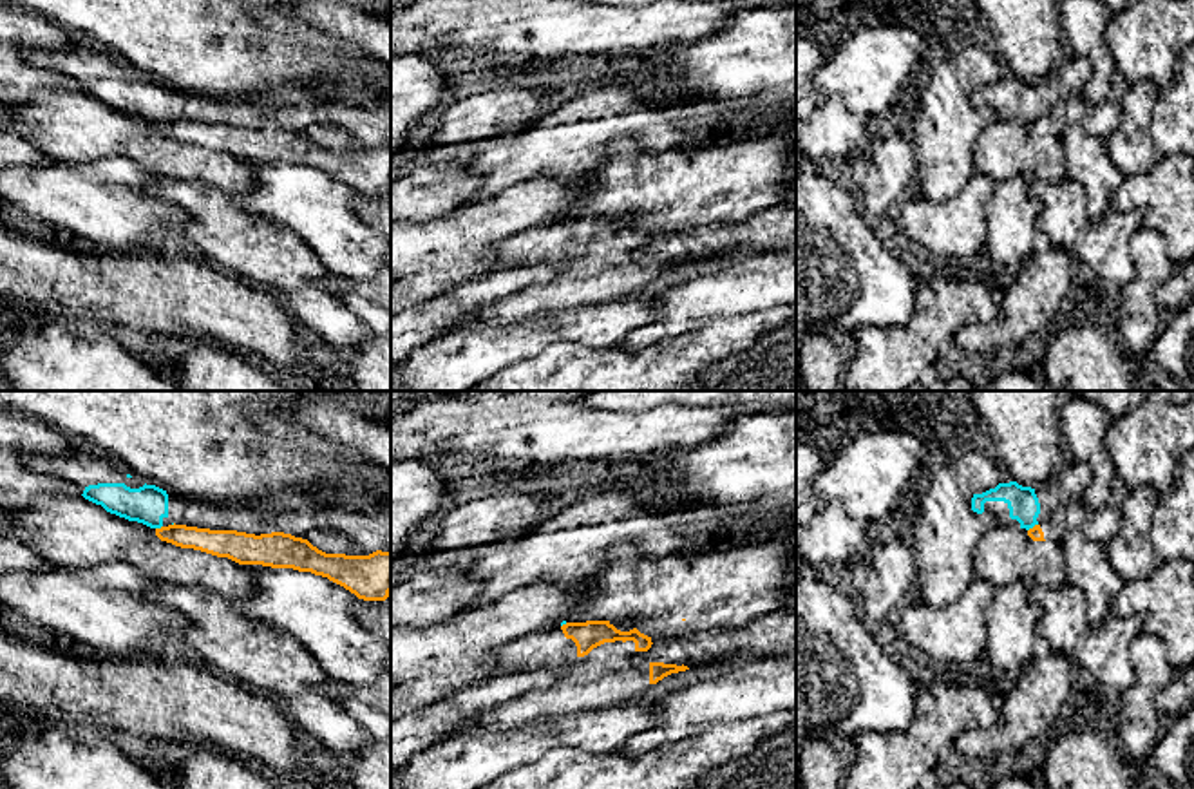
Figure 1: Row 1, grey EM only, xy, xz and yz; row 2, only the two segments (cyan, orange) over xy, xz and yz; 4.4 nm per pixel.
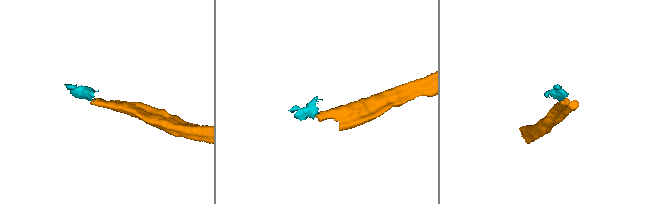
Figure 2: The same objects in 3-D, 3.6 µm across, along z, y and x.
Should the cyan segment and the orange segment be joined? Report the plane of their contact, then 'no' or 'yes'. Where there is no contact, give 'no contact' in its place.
meets cyan in yz; no

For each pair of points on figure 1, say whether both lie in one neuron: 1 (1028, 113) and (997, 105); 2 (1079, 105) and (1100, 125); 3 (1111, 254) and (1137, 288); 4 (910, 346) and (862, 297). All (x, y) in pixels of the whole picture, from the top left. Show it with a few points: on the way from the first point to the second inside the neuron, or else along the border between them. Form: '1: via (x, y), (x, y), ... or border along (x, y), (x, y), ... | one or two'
1: via (1021, 105), (1004, 105) | one
2: via (1084, 111), (1095, 120) | one
3: border along (1131, 236), (1135, 275), (1122, 288) | two
4: border along (918, 294), (903, 324), (862, 326), (854, 333) | two

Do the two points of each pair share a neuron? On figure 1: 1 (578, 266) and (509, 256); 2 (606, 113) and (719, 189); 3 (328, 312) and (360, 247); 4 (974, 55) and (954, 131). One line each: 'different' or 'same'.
1: same
2: different
3: different
4: same

